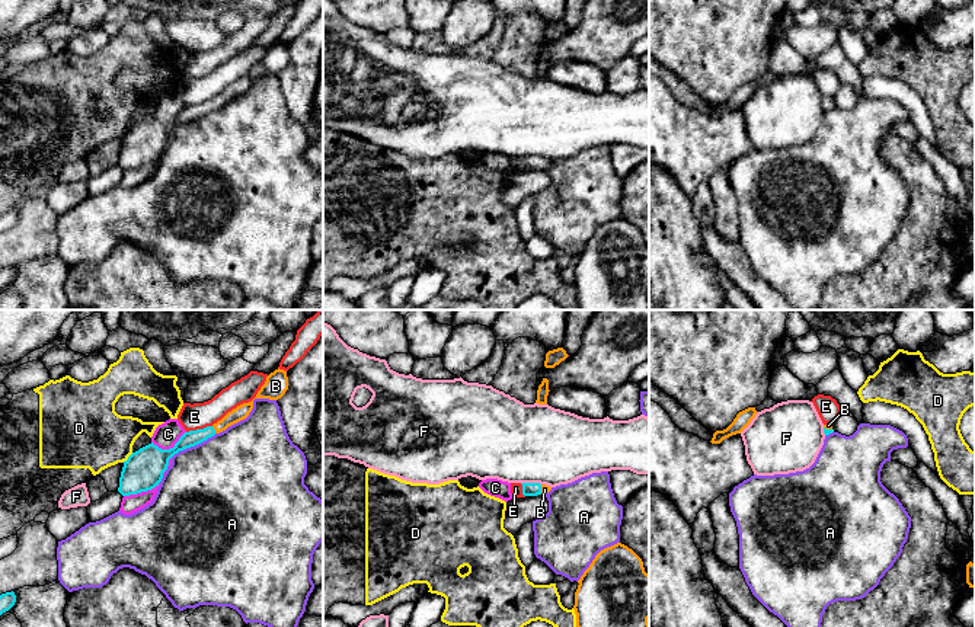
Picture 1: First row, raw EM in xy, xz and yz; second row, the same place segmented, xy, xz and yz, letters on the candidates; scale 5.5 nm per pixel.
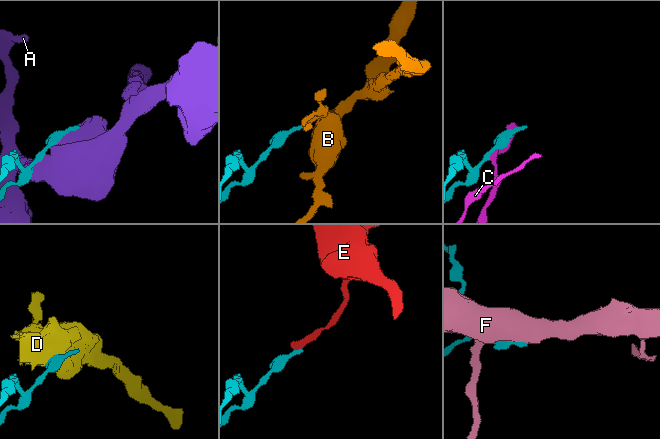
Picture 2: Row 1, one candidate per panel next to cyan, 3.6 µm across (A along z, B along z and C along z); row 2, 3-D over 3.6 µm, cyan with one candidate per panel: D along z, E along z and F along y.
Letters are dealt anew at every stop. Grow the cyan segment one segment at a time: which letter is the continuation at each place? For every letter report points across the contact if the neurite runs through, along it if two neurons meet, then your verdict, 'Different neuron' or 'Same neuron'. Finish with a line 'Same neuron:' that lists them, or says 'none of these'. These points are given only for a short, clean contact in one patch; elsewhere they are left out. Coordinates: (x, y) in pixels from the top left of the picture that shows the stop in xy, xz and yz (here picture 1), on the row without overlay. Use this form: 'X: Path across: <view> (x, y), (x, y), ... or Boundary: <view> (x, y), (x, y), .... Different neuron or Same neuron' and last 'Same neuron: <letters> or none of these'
A: Different neuron
B: Path across: xy (191, 112), (214, 104), (240, 86). Same neuron
C: Different neuron
D: Boundary: xy (133, 127), (122, 136). Different neuron
E: Boundary: xy (211, 99), (186, 106). Different neuron
F: Different neuron
Same neuron: B

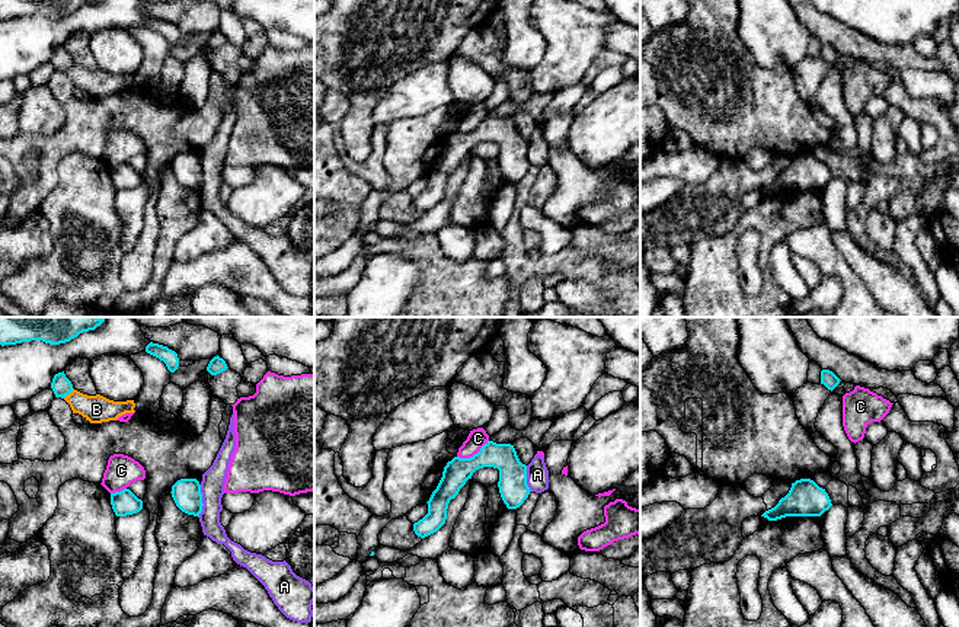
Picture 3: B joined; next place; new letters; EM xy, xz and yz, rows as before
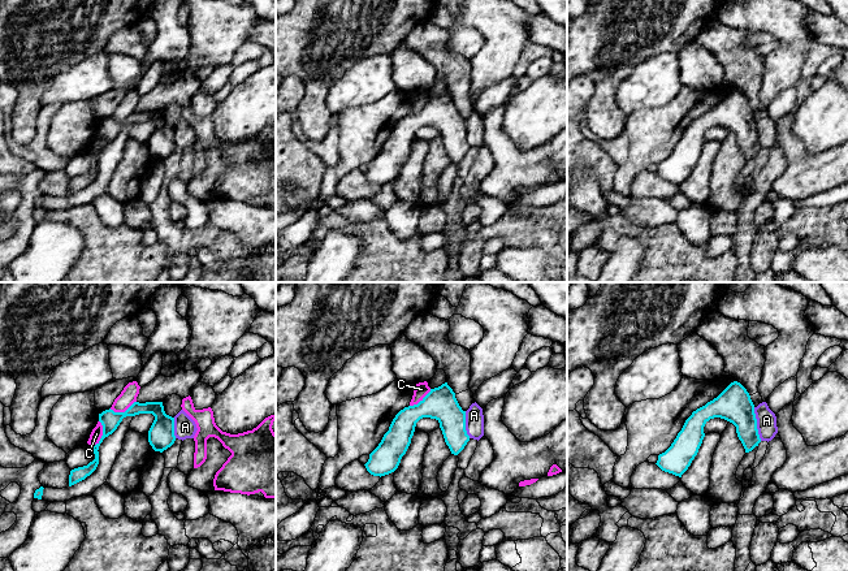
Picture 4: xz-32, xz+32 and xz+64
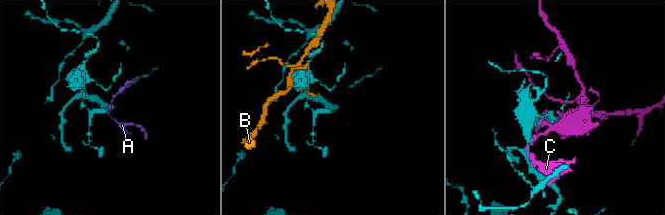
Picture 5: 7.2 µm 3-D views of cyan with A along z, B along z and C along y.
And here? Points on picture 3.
A: Boundary: xy (201, 159), (203, 185), (198, 191). Different neuron
B: Different neuron
C: Different neuron
Same neuron: none of these

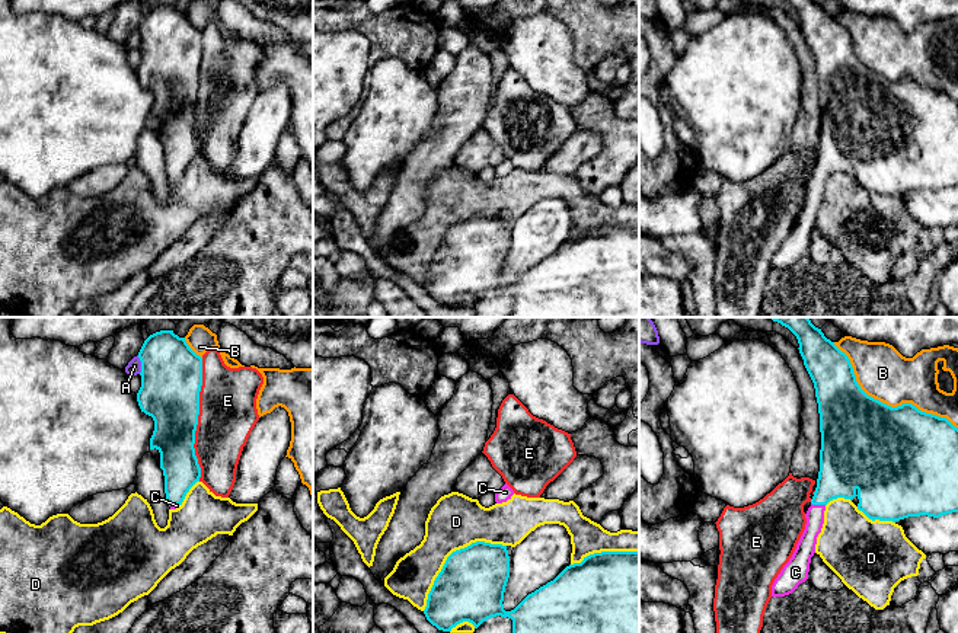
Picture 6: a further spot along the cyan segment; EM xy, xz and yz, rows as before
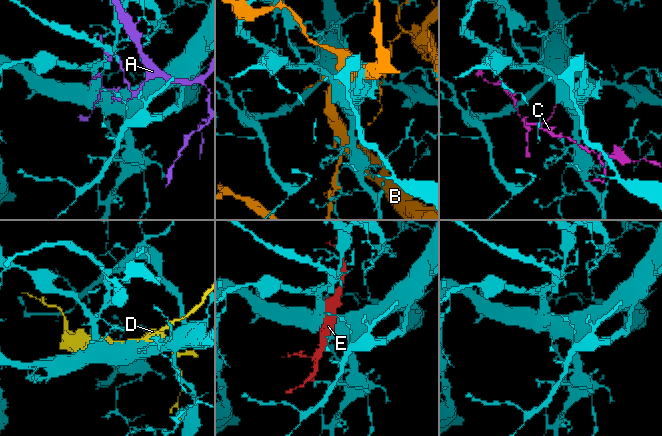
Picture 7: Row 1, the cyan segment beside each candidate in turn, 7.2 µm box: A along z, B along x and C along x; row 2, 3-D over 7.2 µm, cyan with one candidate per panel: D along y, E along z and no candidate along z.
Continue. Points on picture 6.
A: Different neuron
B: Different neuron
C: Same neuron
D: Different neuron
E: Different neuron
Same neuron: C

